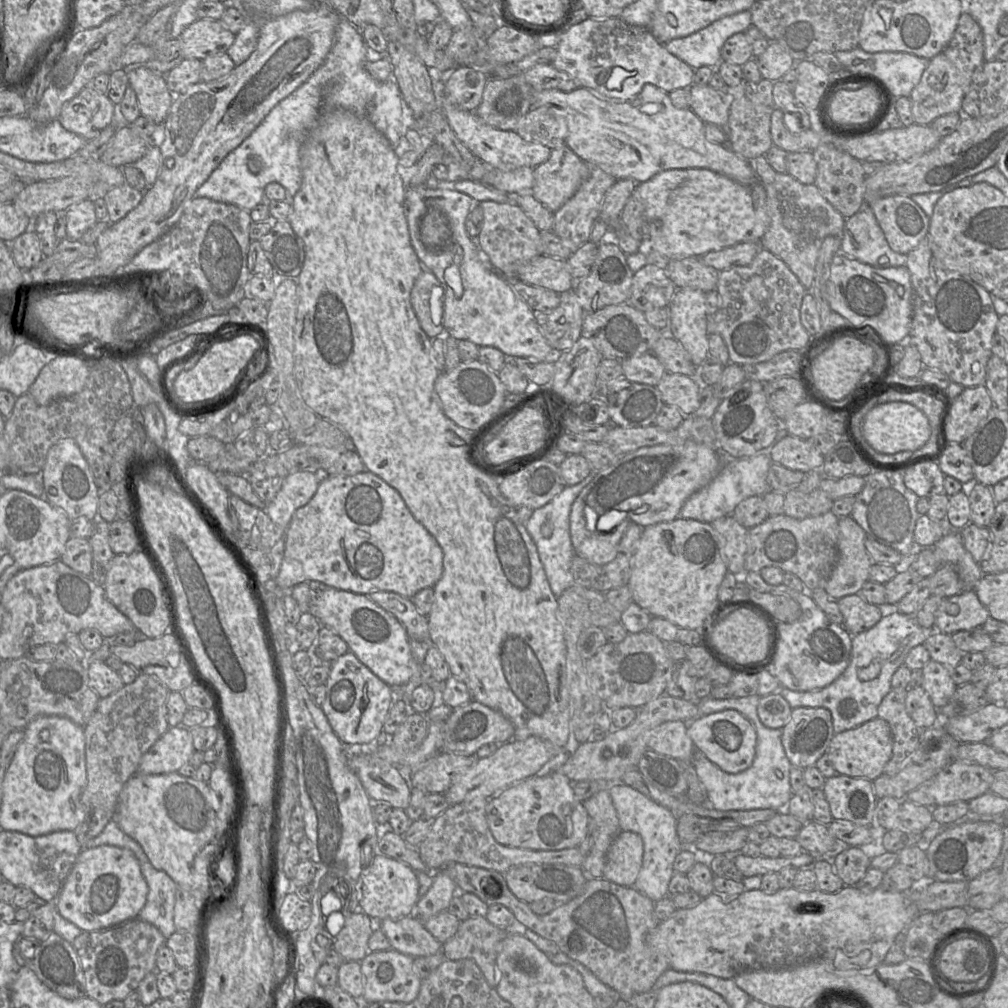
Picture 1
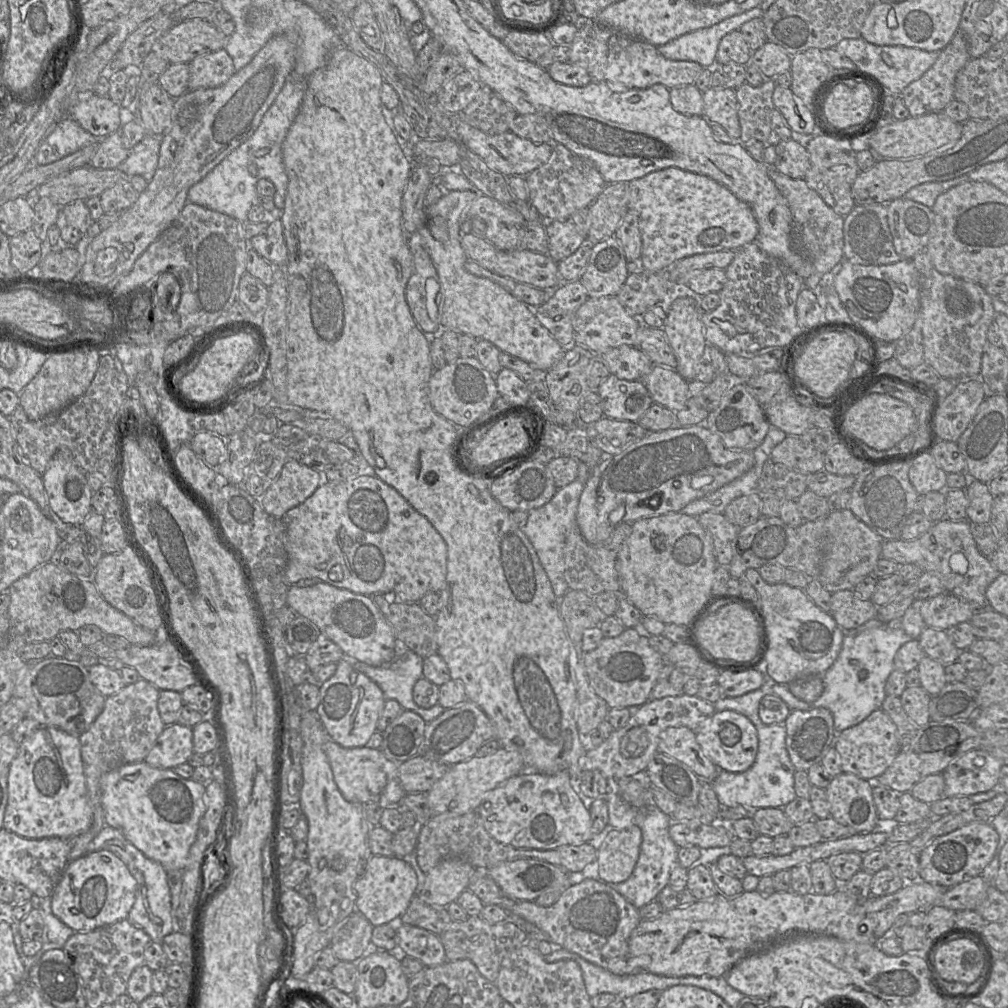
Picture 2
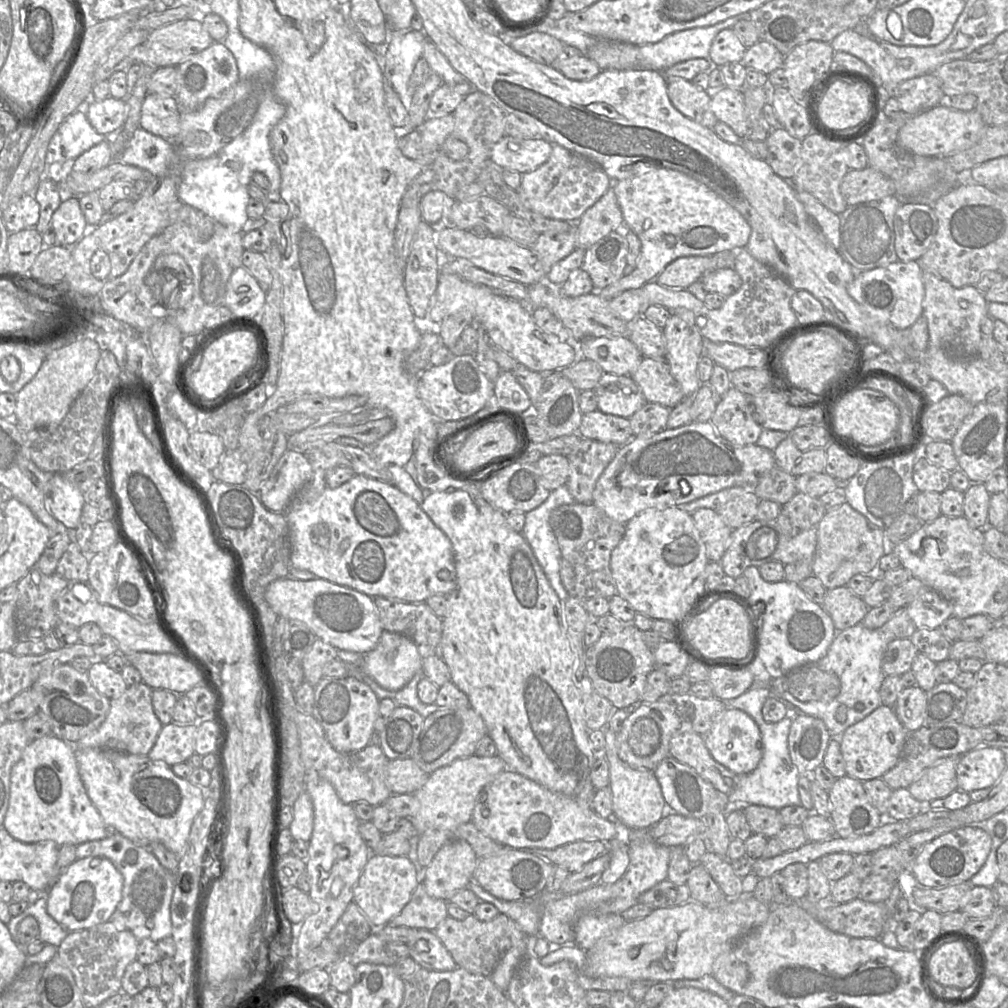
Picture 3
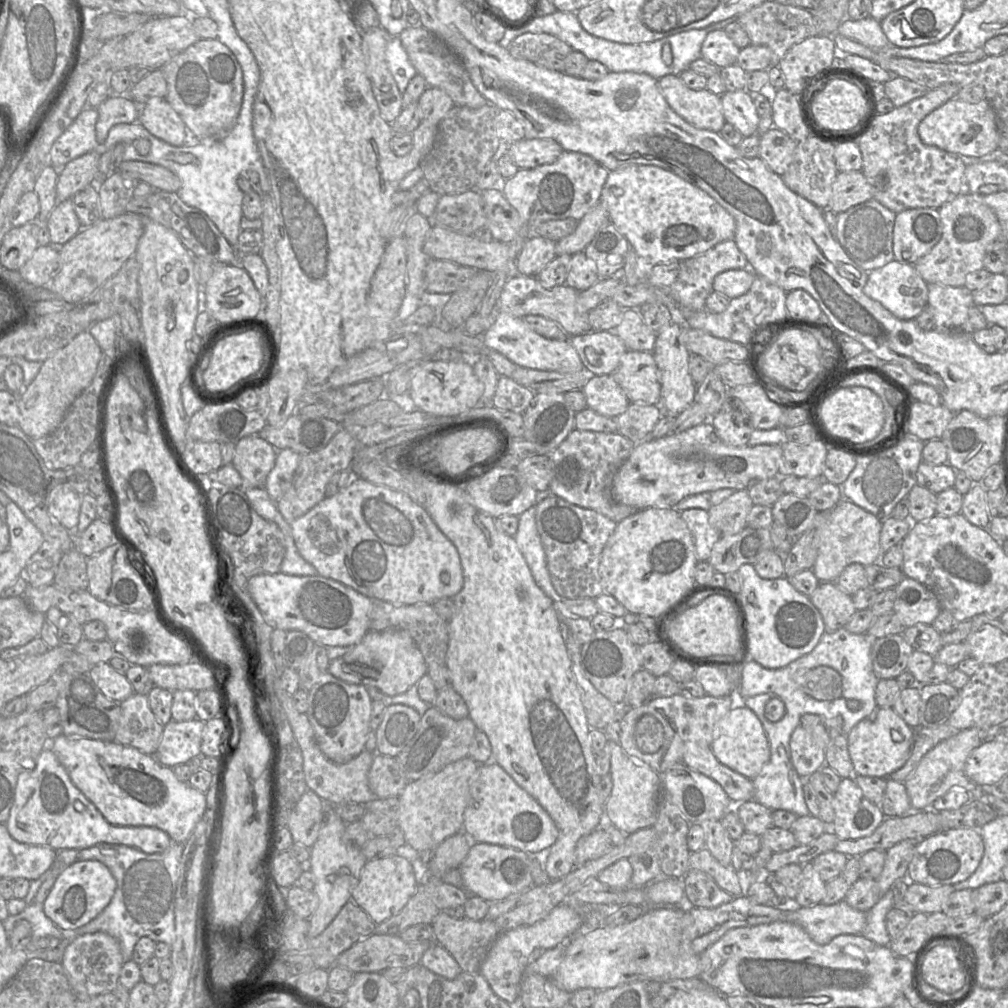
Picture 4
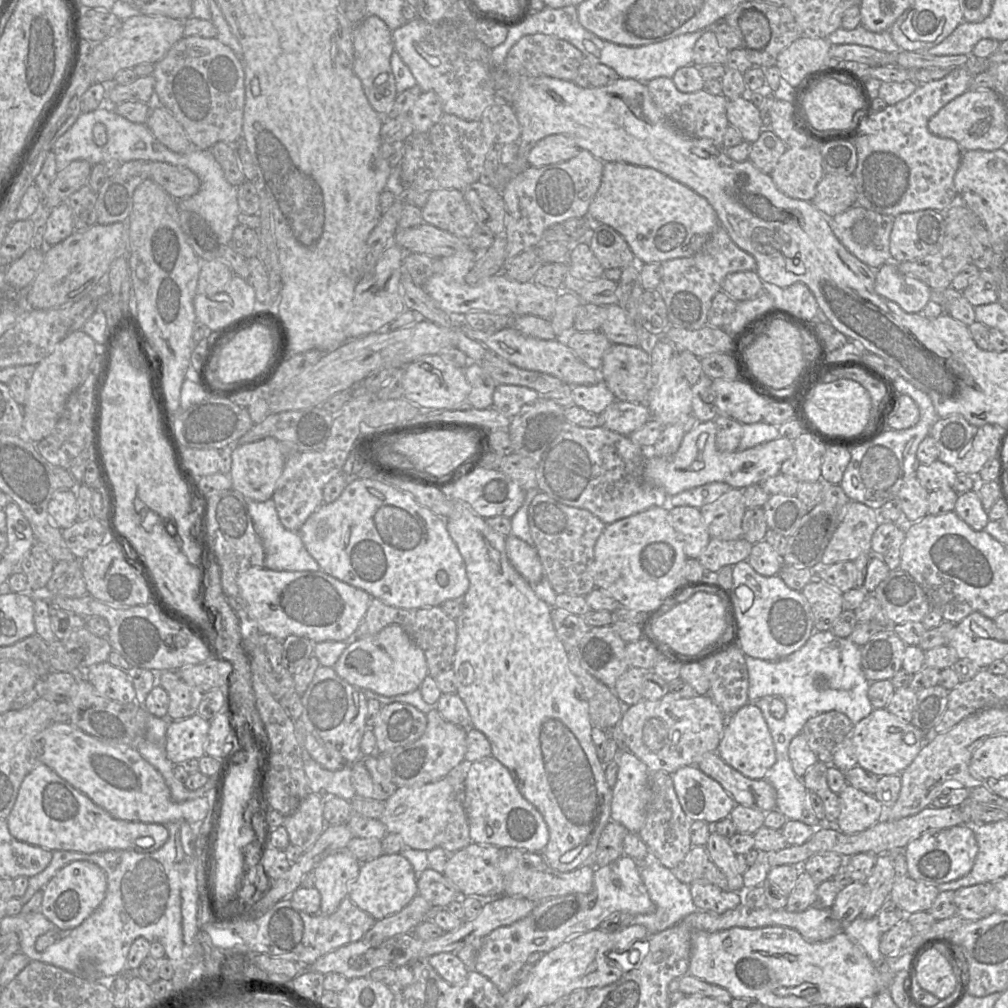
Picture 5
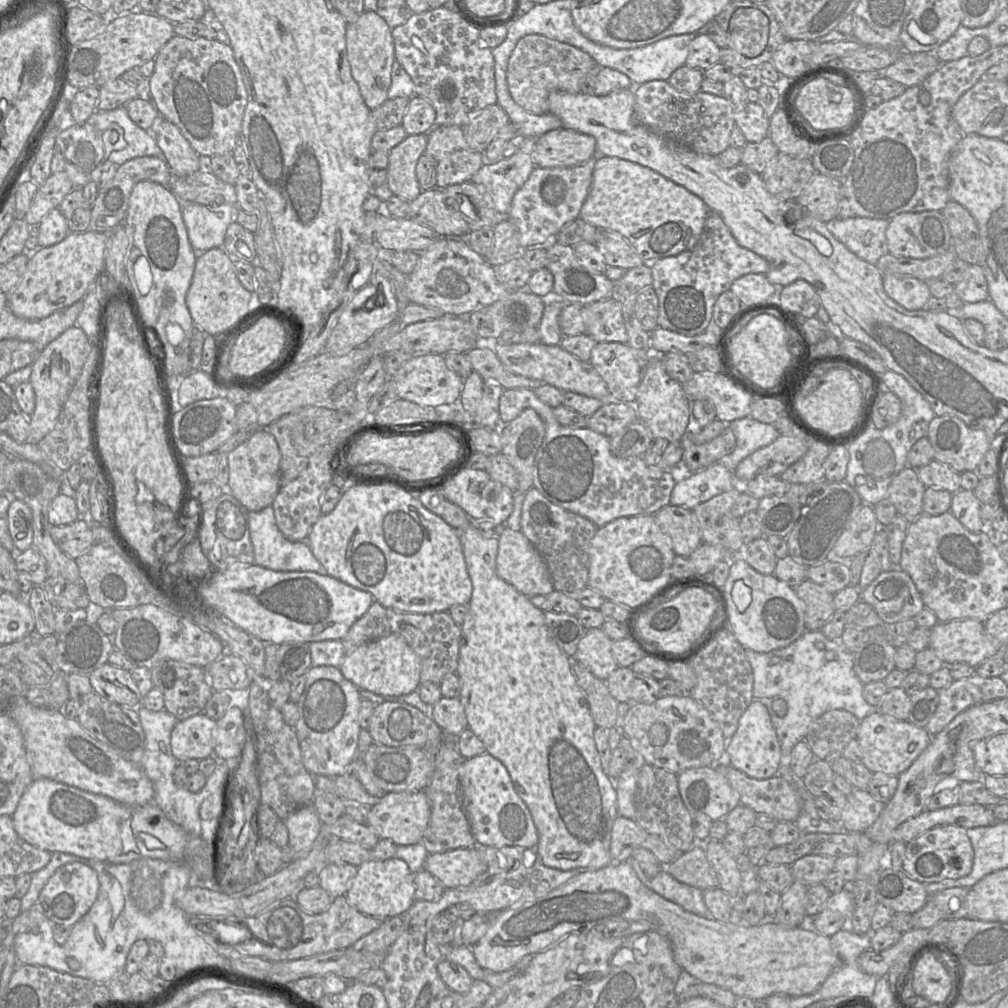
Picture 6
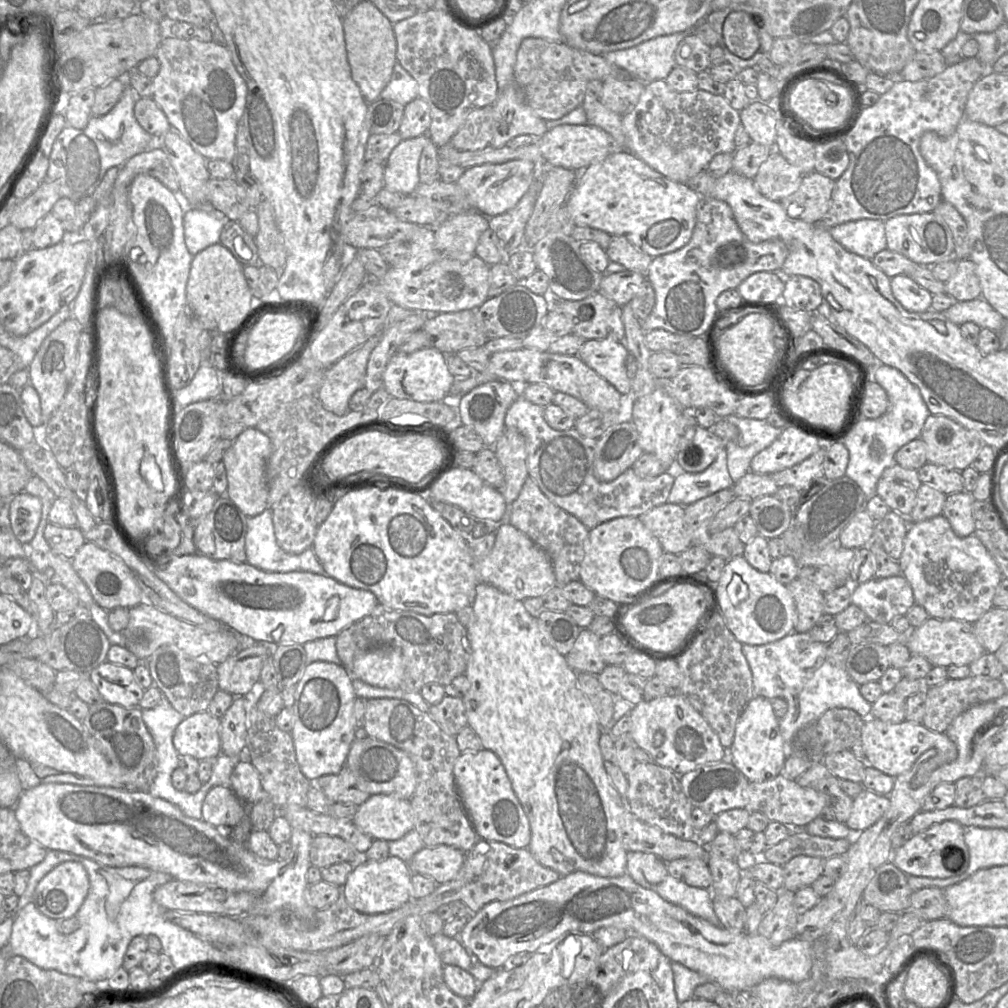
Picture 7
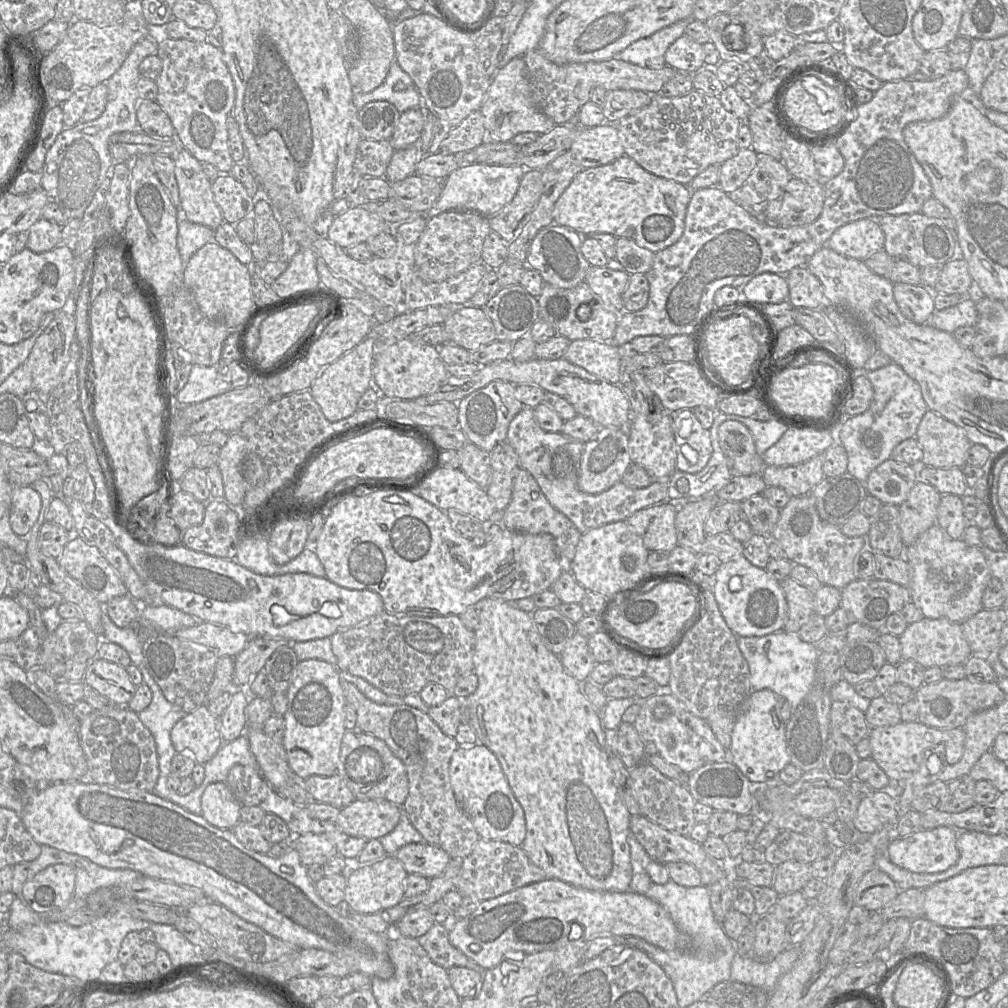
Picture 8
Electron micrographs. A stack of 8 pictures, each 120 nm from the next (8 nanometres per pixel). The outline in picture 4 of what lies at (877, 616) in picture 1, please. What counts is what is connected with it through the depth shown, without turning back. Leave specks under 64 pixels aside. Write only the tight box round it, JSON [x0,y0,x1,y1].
[809,582,857,632]

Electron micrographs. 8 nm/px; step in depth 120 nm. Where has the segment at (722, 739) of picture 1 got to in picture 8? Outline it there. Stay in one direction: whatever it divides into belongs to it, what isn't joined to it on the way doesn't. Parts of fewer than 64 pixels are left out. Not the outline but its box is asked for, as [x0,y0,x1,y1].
[728,690,790,783]

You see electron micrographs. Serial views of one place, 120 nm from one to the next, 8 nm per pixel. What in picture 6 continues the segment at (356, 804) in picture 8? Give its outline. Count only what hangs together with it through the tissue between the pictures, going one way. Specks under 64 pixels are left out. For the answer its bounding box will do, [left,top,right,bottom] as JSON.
[366,790,430,845]

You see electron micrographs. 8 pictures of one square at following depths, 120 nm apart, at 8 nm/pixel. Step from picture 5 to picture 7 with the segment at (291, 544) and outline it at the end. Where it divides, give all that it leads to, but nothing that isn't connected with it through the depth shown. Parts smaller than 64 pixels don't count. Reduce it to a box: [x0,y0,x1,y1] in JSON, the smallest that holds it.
[245,508,327,575]

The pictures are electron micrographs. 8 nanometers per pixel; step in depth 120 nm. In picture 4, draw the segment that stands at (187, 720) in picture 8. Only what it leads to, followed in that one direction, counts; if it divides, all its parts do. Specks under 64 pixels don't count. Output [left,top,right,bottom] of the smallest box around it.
[155,718,205,768]

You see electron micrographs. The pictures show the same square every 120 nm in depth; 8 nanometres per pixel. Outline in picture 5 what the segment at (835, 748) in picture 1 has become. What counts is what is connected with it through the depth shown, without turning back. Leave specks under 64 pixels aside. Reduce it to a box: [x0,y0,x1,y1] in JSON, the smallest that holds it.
[851,708,927,777]

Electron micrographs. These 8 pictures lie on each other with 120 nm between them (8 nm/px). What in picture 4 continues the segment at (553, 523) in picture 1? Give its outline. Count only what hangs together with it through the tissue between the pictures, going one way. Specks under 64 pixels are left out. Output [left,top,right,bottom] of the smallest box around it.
[514,489,563,609]

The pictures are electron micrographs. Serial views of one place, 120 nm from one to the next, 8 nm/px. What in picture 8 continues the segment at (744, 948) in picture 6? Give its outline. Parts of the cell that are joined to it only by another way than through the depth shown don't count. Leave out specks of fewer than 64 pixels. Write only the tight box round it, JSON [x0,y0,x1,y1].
[448,879,691,971]

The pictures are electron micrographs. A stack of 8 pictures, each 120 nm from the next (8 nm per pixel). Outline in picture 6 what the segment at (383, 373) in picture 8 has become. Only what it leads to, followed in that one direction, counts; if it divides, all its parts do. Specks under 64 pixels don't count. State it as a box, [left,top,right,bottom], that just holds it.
[388,354,463,407]

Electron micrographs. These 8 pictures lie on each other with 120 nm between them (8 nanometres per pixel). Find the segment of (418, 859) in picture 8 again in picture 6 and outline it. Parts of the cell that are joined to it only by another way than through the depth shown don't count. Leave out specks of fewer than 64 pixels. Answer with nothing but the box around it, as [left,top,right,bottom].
[424,847,484,889]

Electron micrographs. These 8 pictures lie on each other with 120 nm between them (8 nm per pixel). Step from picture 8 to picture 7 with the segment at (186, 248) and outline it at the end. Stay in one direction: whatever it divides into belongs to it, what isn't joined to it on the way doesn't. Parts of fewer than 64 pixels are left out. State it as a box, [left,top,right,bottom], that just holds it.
[184,201,229,256]

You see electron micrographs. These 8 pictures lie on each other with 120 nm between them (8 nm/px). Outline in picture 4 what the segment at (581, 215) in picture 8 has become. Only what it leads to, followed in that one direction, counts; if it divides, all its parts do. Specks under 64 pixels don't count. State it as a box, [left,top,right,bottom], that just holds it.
[599,165,735,281]

